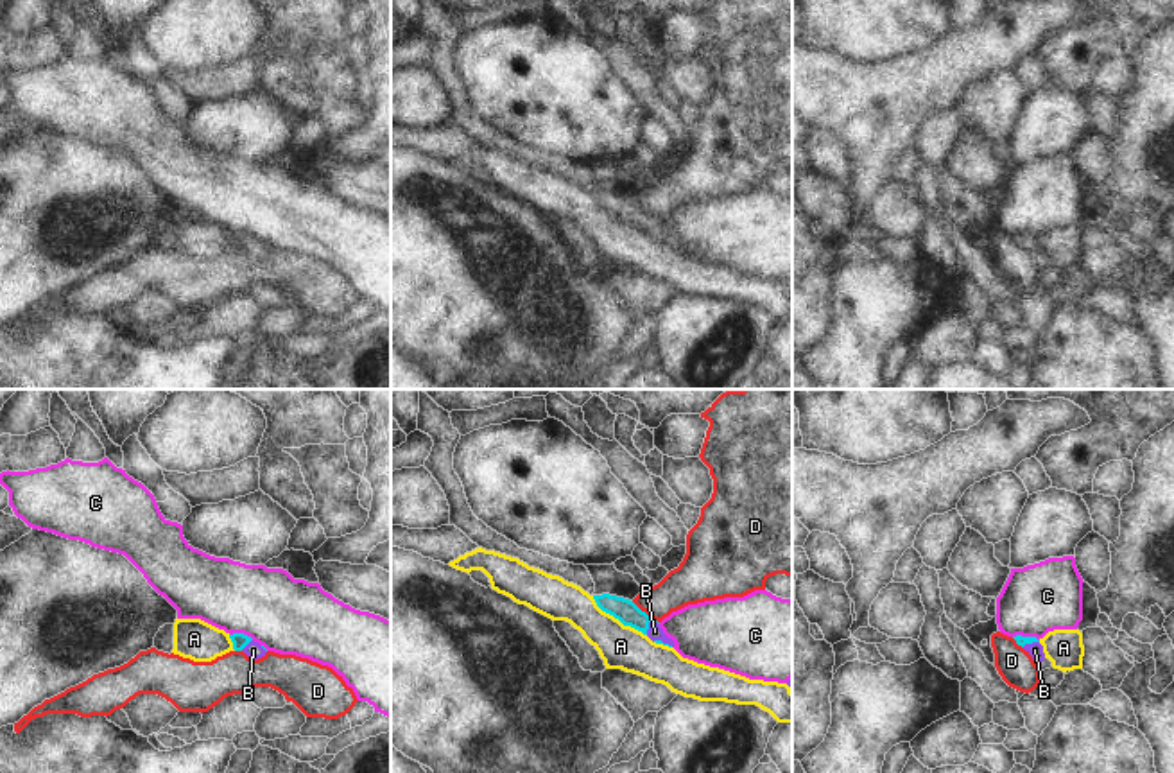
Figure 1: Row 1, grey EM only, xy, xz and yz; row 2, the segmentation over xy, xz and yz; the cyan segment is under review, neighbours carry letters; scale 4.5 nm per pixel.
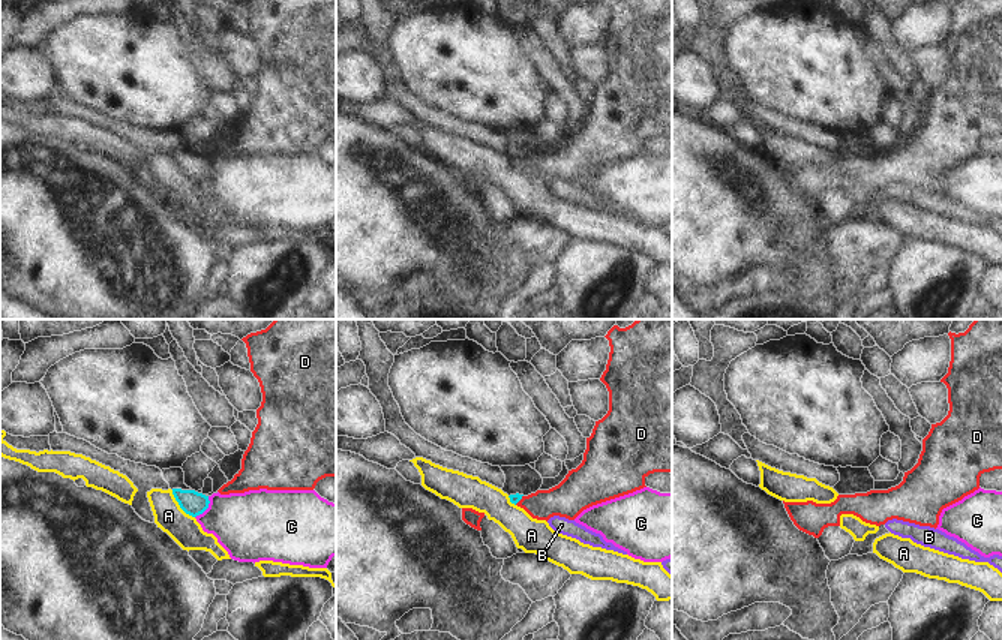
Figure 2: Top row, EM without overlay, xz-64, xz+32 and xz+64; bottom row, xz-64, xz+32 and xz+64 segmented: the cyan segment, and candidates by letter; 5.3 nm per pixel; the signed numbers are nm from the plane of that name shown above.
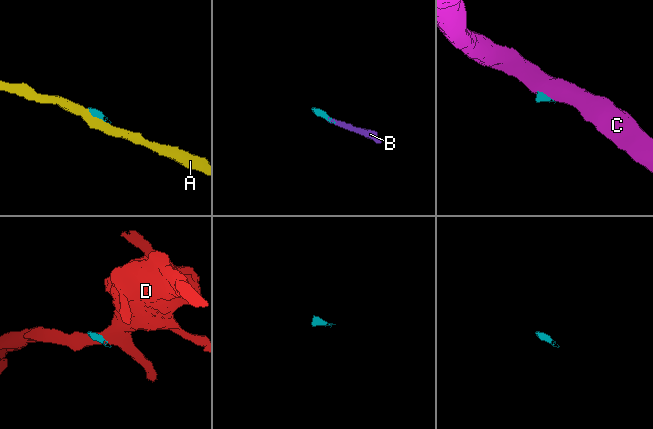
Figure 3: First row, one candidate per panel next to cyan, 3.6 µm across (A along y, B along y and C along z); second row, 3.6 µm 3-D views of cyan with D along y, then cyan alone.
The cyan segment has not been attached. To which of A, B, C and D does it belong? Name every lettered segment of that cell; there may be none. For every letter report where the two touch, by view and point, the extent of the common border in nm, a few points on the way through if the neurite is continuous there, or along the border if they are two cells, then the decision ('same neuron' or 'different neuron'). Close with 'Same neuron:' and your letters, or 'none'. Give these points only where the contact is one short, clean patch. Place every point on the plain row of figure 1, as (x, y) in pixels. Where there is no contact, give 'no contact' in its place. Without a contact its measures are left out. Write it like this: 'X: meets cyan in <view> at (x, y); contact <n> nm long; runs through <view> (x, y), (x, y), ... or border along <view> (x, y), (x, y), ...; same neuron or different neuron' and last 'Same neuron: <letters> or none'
A: meets cyan in xz at (617, 216); contact 300 nm long; border along xz (592, 194), (603, 208), (646, 234); different neuron
B: meets cyan in xz at (647, 223); contact 80 nm long; runs through xz (624, 208), (647, 223), (655, 230); same neuron
C: meets cyan in xy at (242, 232); contact 110 nm long; border along xy (230, 232), (246, 232), (253, 237); different neuron
D: meets cyan in xz at (644, 210); contact 160 nm long; border along xz (631, 199), (658, 221); different neuron
Same neuron: B

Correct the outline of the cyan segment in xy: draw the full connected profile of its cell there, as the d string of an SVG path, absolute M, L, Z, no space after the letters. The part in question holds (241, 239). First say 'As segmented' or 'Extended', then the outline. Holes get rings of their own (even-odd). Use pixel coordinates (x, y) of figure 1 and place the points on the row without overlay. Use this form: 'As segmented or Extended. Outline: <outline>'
Extended. Outline: M233 231L233 233L229 233L229 237L233 240L235 249L244 249L253 258L258 258L258 256L265 255L265 251L267 251L267 248L263 244L260 244L258 240L255 240L251 235L247 235L244 231Z

